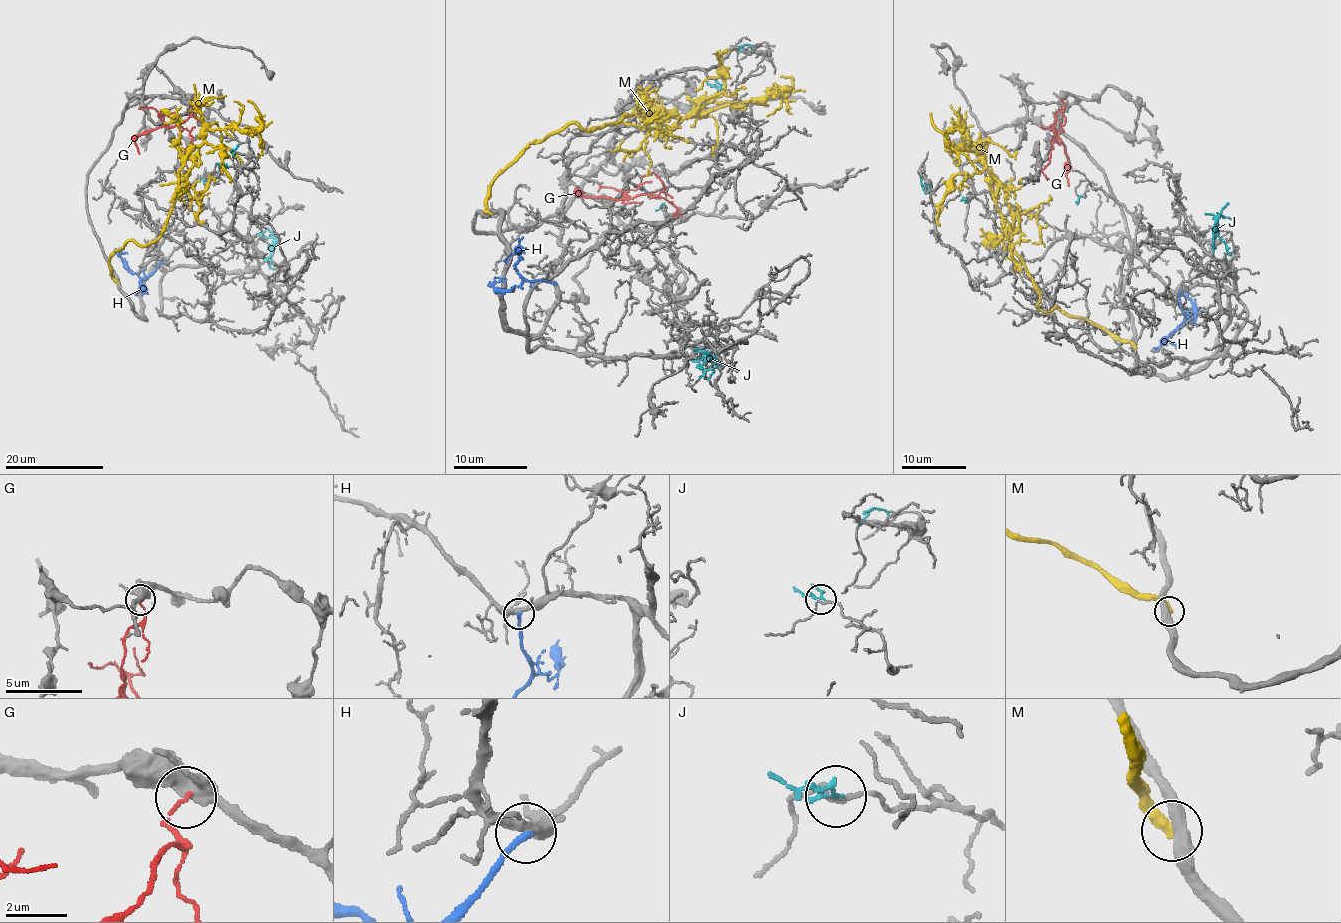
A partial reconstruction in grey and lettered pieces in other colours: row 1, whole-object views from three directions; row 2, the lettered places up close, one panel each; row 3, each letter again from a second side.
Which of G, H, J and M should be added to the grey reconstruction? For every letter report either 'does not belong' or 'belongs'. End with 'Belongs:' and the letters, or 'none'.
G: does not belong
H: does not belong
J: does not belong
M: does not belong
Belongs: none

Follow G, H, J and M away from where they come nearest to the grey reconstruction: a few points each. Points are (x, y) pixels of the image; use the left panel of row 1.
G: (196, 101), (192, 105), (196, 109), (179, 123), (142, 133), (135, 140), (139, 153)
H: (162, 260), (148, 275), (140, 278), (120, 257), (124, 252), (127, 253)
J: (227, 166), (205, 186), (264, 231), (261, 234), (274, 239), (270, 267), (274, 269)
M: (117, 282), (110, 257), (129, 240), (146, 245), (159, 237), (182, 162), (207, 130), (260, 126), (248, 100)

